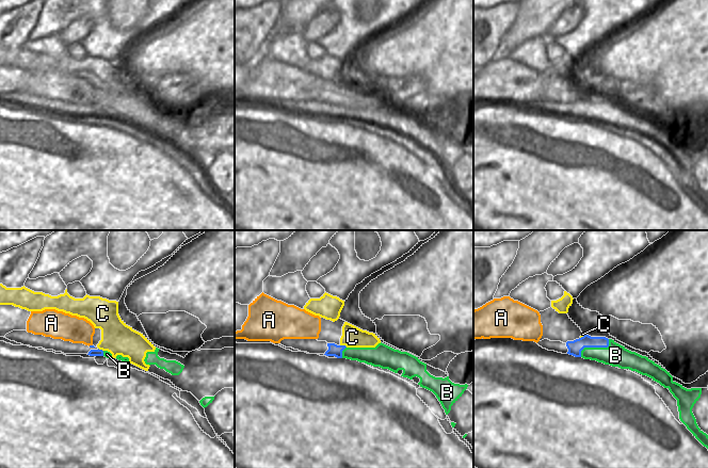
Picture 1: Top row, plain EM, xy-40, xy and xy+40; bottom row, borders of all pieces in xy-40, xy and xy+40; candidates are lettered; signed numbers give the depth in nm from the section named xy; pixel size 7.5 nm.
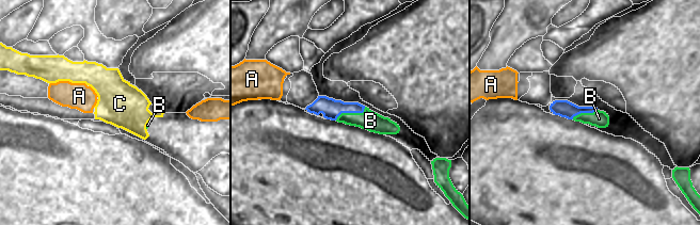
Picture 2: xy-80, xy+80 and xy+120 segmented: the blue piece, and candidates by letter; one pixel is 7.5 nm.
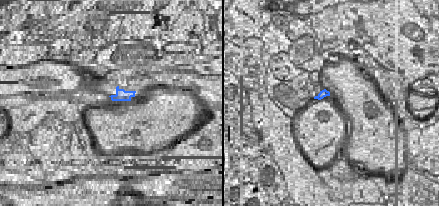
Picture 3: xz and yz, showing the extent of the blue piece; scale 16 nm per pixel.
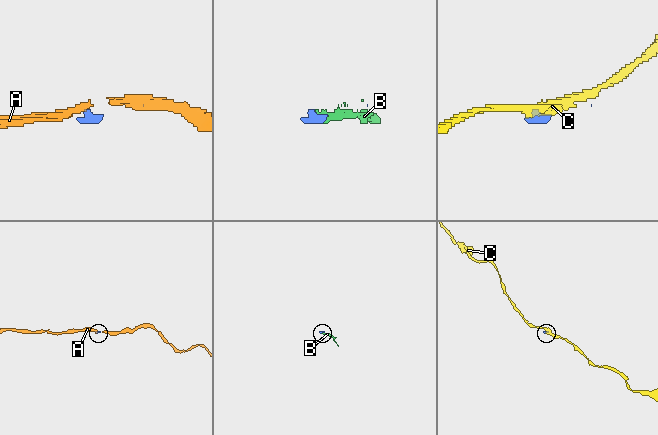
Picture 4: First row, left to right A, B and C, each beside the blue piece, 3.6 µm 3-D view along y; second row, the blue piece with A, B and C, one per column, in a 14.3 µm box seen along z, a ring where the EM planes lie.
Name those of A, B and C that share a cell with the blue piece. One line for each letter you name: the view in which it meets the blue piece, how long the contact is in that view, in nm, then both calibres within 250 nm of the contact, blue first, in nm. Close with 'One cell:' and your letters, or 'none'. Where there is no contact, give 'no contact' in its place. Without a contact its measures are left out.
A: contact in xy-40; length 30 nm; calibres 20 and 200 nm
One cell: A

